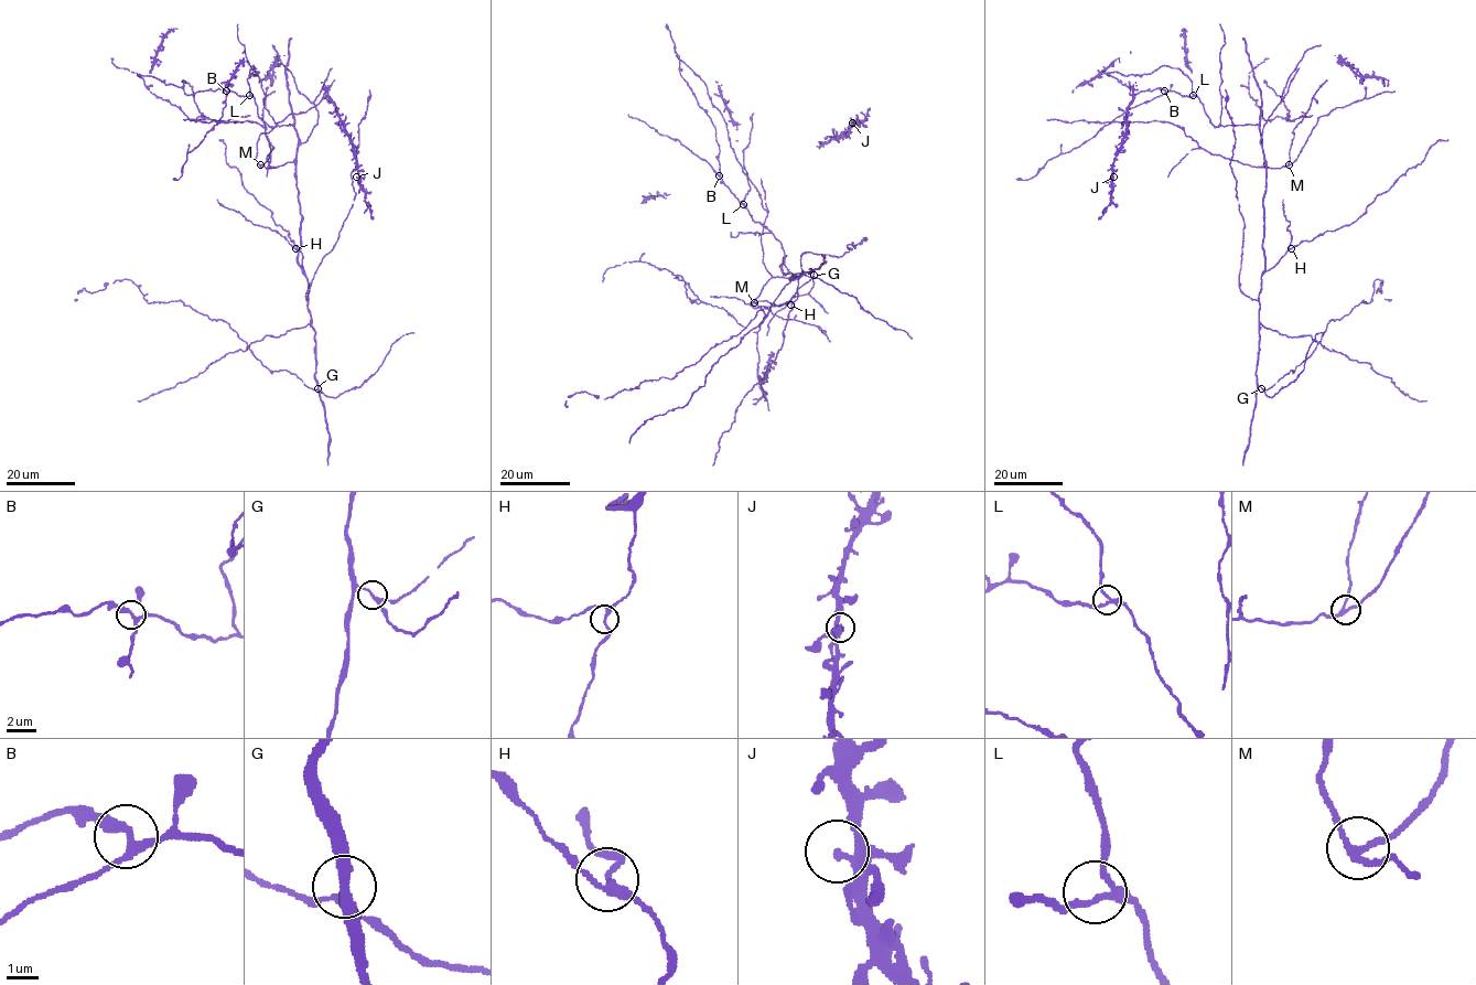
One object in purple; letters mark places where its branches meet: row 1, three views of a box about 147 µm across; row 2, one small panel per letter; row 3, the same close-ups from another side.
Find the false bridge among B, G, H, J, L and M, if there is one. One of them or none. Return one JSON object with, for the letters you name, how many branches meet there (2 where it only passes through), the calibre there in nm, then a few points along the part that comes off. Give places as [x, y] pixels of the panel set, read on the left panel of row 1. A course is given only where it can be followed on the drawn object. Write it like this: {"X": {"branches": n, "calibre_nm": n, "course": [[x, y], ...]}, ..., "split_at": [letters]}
{"split_at": []}

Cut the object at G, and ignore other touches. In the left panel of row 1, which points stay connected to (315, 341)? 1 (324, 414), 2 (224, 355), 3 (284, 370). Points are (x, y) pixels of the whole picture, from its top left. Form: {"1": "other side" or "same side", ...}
{"1": "same side", "2": "same side", "3": "other side"}

